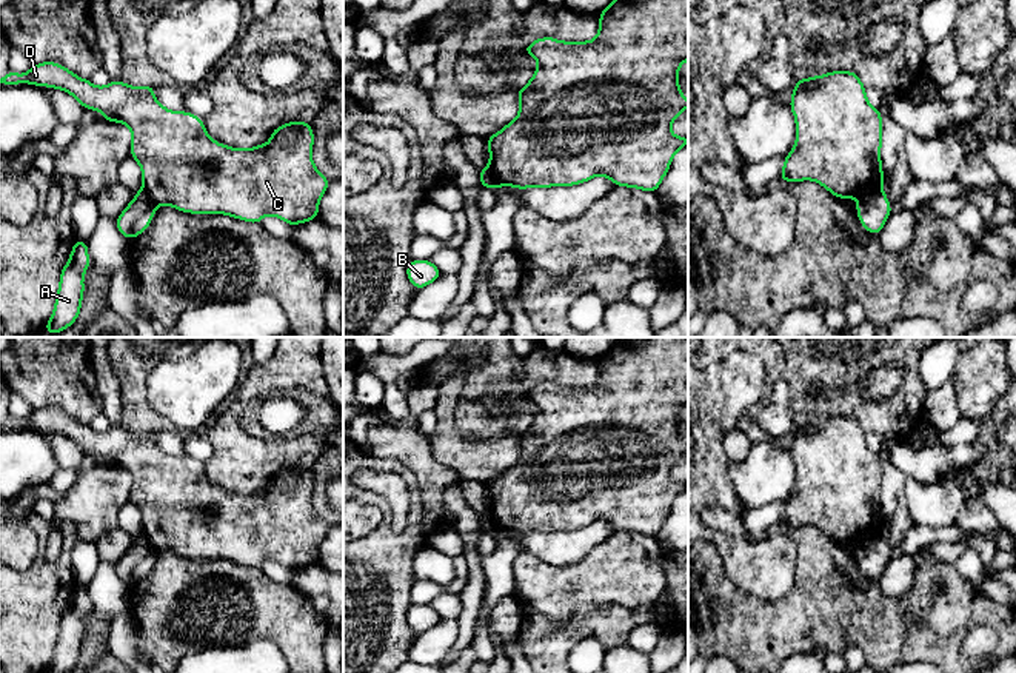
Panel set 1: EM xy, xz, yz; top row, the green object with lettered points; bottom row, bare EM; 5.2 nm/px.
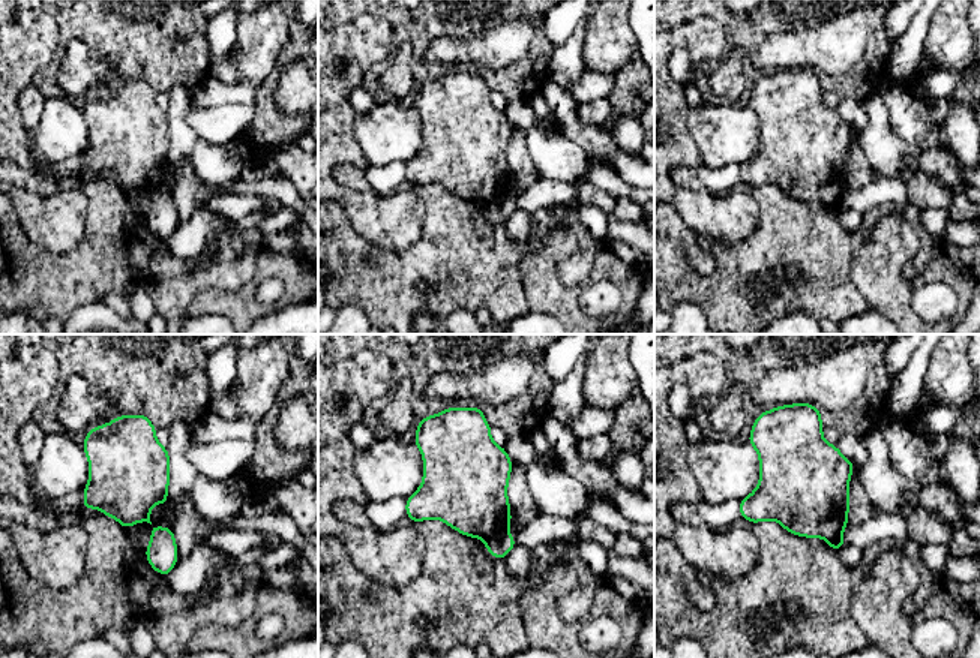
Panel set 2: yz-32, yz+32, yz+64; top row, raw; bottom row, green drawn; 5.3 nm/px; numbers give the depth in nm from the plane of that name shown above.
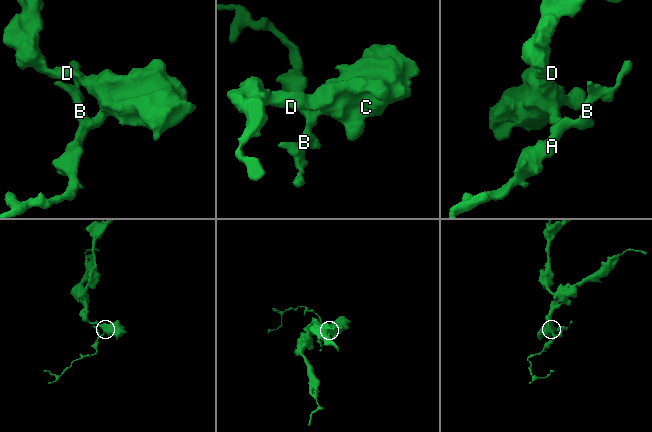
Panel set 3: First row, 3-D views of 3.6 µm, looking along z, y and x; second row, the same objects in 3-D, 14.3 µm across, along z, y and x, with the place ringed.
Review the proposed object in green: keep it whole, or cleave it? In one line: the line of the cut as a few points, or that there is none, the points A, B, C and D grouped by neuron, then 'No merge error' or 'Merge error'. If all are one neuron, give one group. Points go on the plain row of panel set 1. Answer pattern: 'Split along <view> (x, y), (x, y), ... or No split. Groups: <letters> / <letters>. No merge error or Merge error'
Split along yz (881, 533), (865, 536), (858, 544). Groups: A B / C D. Merge error

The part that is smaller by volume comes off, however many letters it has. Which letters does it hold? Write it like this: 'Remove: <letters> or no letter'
Remove: A, B

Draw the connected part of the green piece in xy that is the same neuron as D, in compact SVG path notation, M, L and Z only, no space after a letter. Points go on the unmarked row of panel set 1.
M55 407L32 410L26 419L8 416L0 430L29 428L57 433L69 437L85 454L95 454L105 460L103 467L120 467L132 477L131 502L140 510L143 519L142 534L155 550L169 550L191 559L226 559L245 567L260 568L265 561L276 561L291 571L309 567L319 561L319 547L329 524L317 516L312 507L314 479L309 467L289 467L271 477L266 490L239 494L214 487L205 474L203 465L196 459L169 456L154 442L155 431L128 431L112 425L106 431L94 431L88 424L77 422Z

